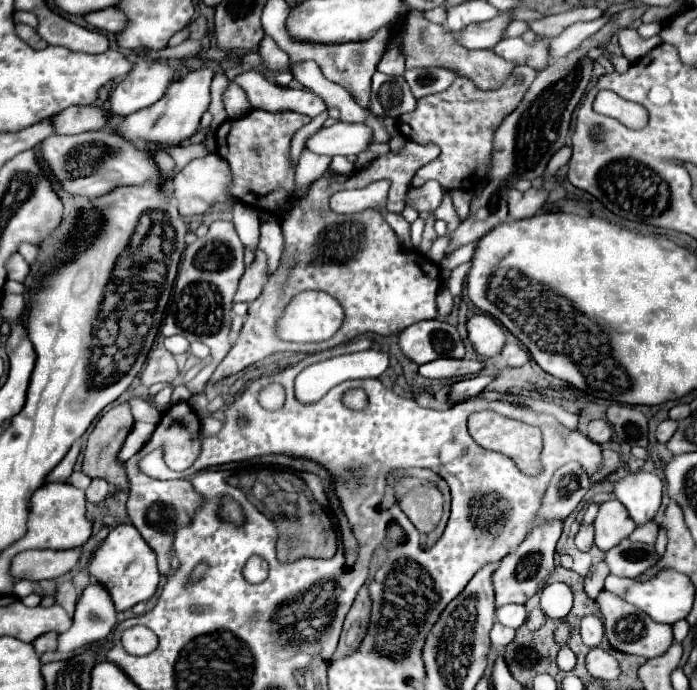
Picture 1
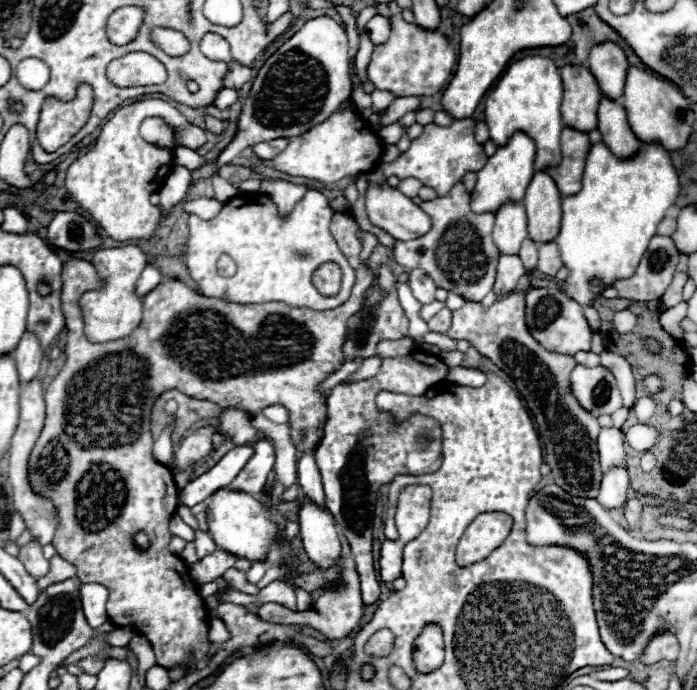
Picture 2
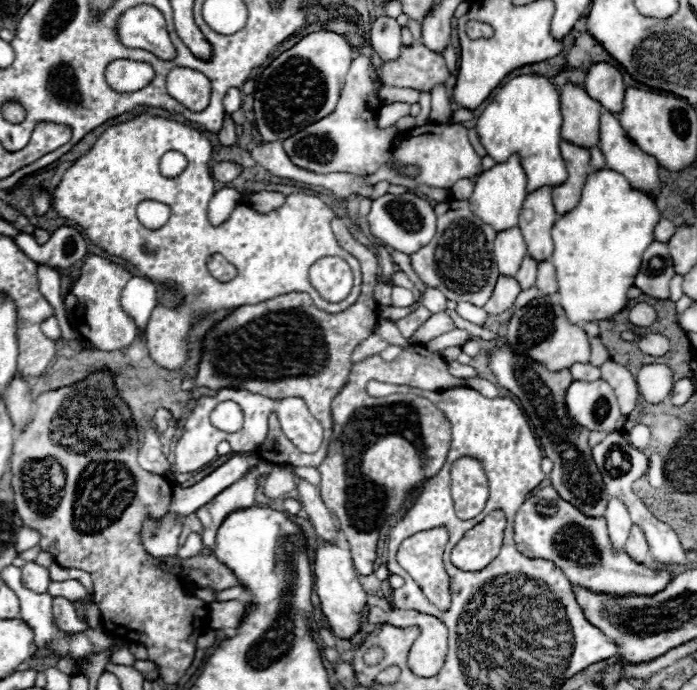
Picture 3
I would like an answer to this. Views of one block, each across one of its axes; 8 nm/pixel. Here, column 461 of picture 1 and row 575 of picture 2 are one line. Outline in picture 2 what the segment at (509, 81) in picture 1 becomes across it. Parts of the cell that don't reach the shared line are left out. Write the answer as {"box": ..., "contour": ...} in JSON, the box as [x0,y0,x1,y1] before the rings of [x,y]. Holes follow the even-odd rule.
{"box":[30,212,374,668],"contour":[[[336,212],[332,216],[332,222],[330,222],[330,232],[336,236],[336,242],[340,246],[340,250],[346,254],[350,266],[354,268],[356,272],[356,282],[354,282],[354,288],[352,288],[352,294],[350,298],[338,306],[338,308],[332,308],[332,310],[322,310],[322,312],[312,312],[308,308],[292,308],[288,304],[282,304],[282,302],[268,302],[268,304],[234,304],[234,302],[228,302],[228,300],[220,300],[220,298],[206,298],[198,292],[194,292],[192,288],[188,288],[188,284],[184,284],[182,280],[168,280],[168,282],[160,282],[160,286],[156,286],[154,290],[150,290],[146,296],[144,296],[144,314],[142,314],[142,322],[140,326],[128,336],[128,338],[122,338],[122,340],[114,340],[114,342],[106,342],[106,344],[92,344],[86,340],[84,336],[84,322],[82,322],[82,312],[80,312],[80,306],[78,306],[78,300],[84,292],[88,290],[98,290],[98,284],[102,282],[100,280],[100,274],[96,272],[96,268],[92,266],[92,262],[86,262],[86,260],[80,260],[80,258],[70,258],[68,262],[64,262],[64,274],[62,274],[62,280],[64,280],[64,290],[62,290],[62,312],[64,312],[64,318],[66,318],[66,344],[64,344],[64,352],[66,352],[66,362],[64,362],[64,368],[60,370],[60,374],[52,380],[52,384],[46,388],[46,426],[42,428],[42,434],[38,438],[38,446],[34,446],[34,458],[30,460],[30,482],[34,486],[34,490],[38,490],[38,494],[42,496],[50,496],[54,500],[54,506],[58,510],[58,516],[60,516],[60,526],[56,530],[56,536],[54,536],[54,542],[52,546],[56,548],[56,552],[68,560],[70,564],[76,566],[76,576],[80,582],[96,582],[96,584],[102,584],[108,588],[110,592],[110,600],[108,600],[107,614],[109,620],[118,626],[133,627],[138,633],[144,634],[154,652],[156,652],[156,658],[158,658],[158,664],[164,666],[164,668],[170,668],[174,664],[180,664],[184,668],[188,668],[188,658],[190,654],[202,662],[208,658],[208,648],[210,648],[210,640],[208,640],[208,612],[206,612],[206,606],[204,606],[204,600],[202,596],[198,594],[198,584],[192,582],[192,578],[188,576],[188,568],[186,564],[182,562],[182,558],[178,558],[176,554],[172,554],[168,550],[168,544],[170,544],[170,530],[168,530],[168,524],[170,524],[170,518],[174,516],[176,512],[176,506],[178,506],[178,488],[176,488],[176,482],[172,478],[172,472],[162,466],[160,462],[154,460],[152,452],[150,452],[150,414],[152,414],[152,404],[160,398],[162,392],[166,390],[184,390],[186,396],[192,396],[192,398],[198,398],[198,400],[210,400],[214,404],[218,404],[220,408],[238,408],[238,410],[246,410],[246,412],[256,412],[256,410],[262,410],[266,406],[272,406],[272,404],[284,404],[290,412],[290,424],[294,426],[294,444],[298,450],[302,452],[310,452],[318,446],[320,438],[322,438],[322,432],[324,432],[324,422],[326,422],[326,402],[322,398],[320,392],[316,392],[316,386],[330,374],[334,372],[338,366],[342,366],[342,342],[346,338],[346,318],[350,318],[350,314],[354,314],[356,310],[362,308],[362,300],[364,300],[364,292],[366,288],[372,284],[374,280],[374,274],[358,260],[360,256],[360,250],[362,250],[362,242],[358,238],[358,232],[360,232],[360,226],[358,222],[352,218],[352,214],[348,212]],[[138,530],[144,530],[150,538],[150,548],[146,550],[140,550],[134,546],[132,542],[132,536],[138,532]]]}

